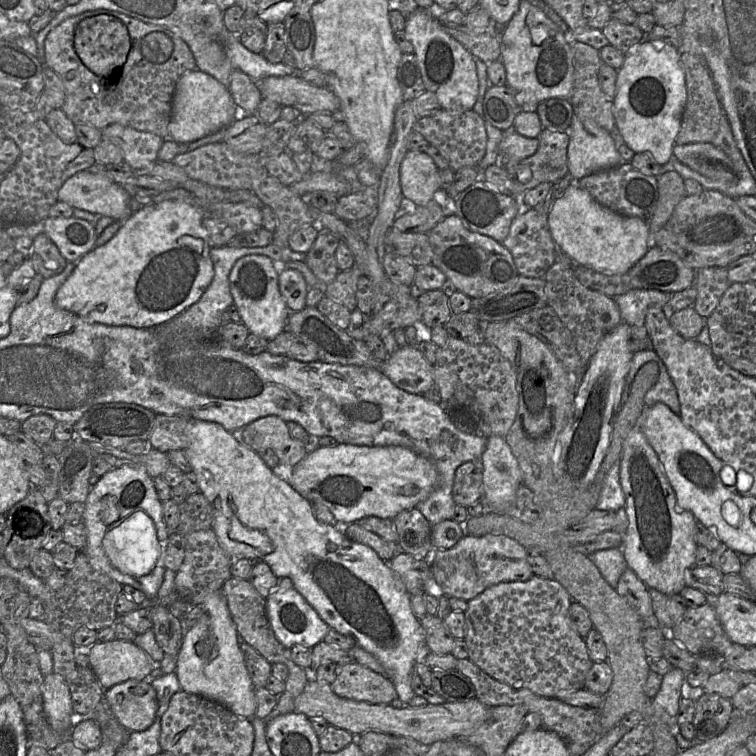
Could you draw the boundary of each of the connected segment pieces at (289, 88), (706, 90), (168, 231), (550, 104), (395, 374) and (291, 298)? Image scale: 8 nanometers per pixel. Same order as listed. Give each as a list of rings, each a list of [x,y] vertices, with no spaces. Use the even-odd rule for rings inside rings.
[[[300,75],[270,76],[255,82],[262,99],[291,106],[303,115],[340,111],[340,100],[329,88],[316,87]]]
[[[683,53],[680,55],[680,60],[685,72],[687,101],[676,144],[711,143],[719,130],[720,120],[723,116],[723,109],[714,81],[708,68],[700,58],[689,53]]]
[[[163,201],[161,203],[152,203],[144,206],[140,211],[130,215],[110,241],[103,246],[94,248],[91,252],[80,259],[72,274],[56,292],[54,299],[56,306],[62,310],[77,315],[87,323],[102,324],[106,326],[144,329],[160,325],[171,320],[195,304],[201,298],[214,276],[213,264],[210,259],[208,232],[202,225],[203,219],[204,218],[201,212],[196,207],[183,201]]]
[[[550,98],[537,104],[536,113],[543,129],[569,134],[574,109],[571,102],[564,98]]]
[[[406,345],[382,362],[380,371],[398,388],[423,395],[435,385],[434,366],[417,346]]]
[[[275,262],[278,273],[278,286],[280,294],[291,312],[306,308],[308,285],[303,275],[294,269],[285,269],[286,262]]]

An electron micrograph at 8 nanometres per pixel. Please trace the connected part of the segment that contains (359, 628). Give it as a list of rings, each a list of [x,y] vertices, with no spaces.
[[[188,419],[185,428],[185,436],[187,438],[187,446],[183,450],[185,456],[192,466],[195,473],[200,492],[205,495],[213,508],[212,529],[216,534],[218,543],[232,561],[238,559],[249,559],[251,561],[264,561],[268,564],[273,574],[278,578],[290,578],[294,588],[304,597],[304,599],[315,609],[319,616],[326,624],[339,632],[340,634],[353,638],[360,648],[372,654],[383,666],[386,677],[389,678],[397,692],[397,698],[406,704],[416,695],[411,687],[412,670],[417,661],[424,662],[429,649],[426,646],[426,636],[424,629],[419,620],[413,613],[411,607],[411,595],[407,592],[404,583],[392,571],[389,564],[382,560],[377,553],[370,547],[355,542],[350,539],[340,528],[339,525],[330,525],[319,521],[313,512],[312,503],[301,496],[287,481],[279,475],[275,474],[261,459],[257,452],[242,444],[239,437],[232,435],[222,426],[216,423],[205,422],[195,419]]]

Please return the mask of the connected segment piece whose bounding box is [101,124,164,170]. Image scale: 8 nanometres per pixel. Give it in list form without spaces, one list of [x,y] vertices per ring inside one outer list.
[[[112,124],[102,129],[101,134],[102,140],[107,139],[122,150],[124,162],[133,170],[146,168],[158,160],[158,151],[164,142],[161,137],[153,133],[137,131],[120,124]]]

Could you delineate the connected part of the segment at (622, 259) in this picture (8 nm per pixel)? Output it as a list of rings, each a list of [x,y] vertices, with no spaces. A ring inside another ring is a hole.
[[[573,181],[552,205],[548,226],[559,251],[574,263],[606,275],[626,273],[648,251],[647,221],[625,216],[599,204],[588,191]]]

